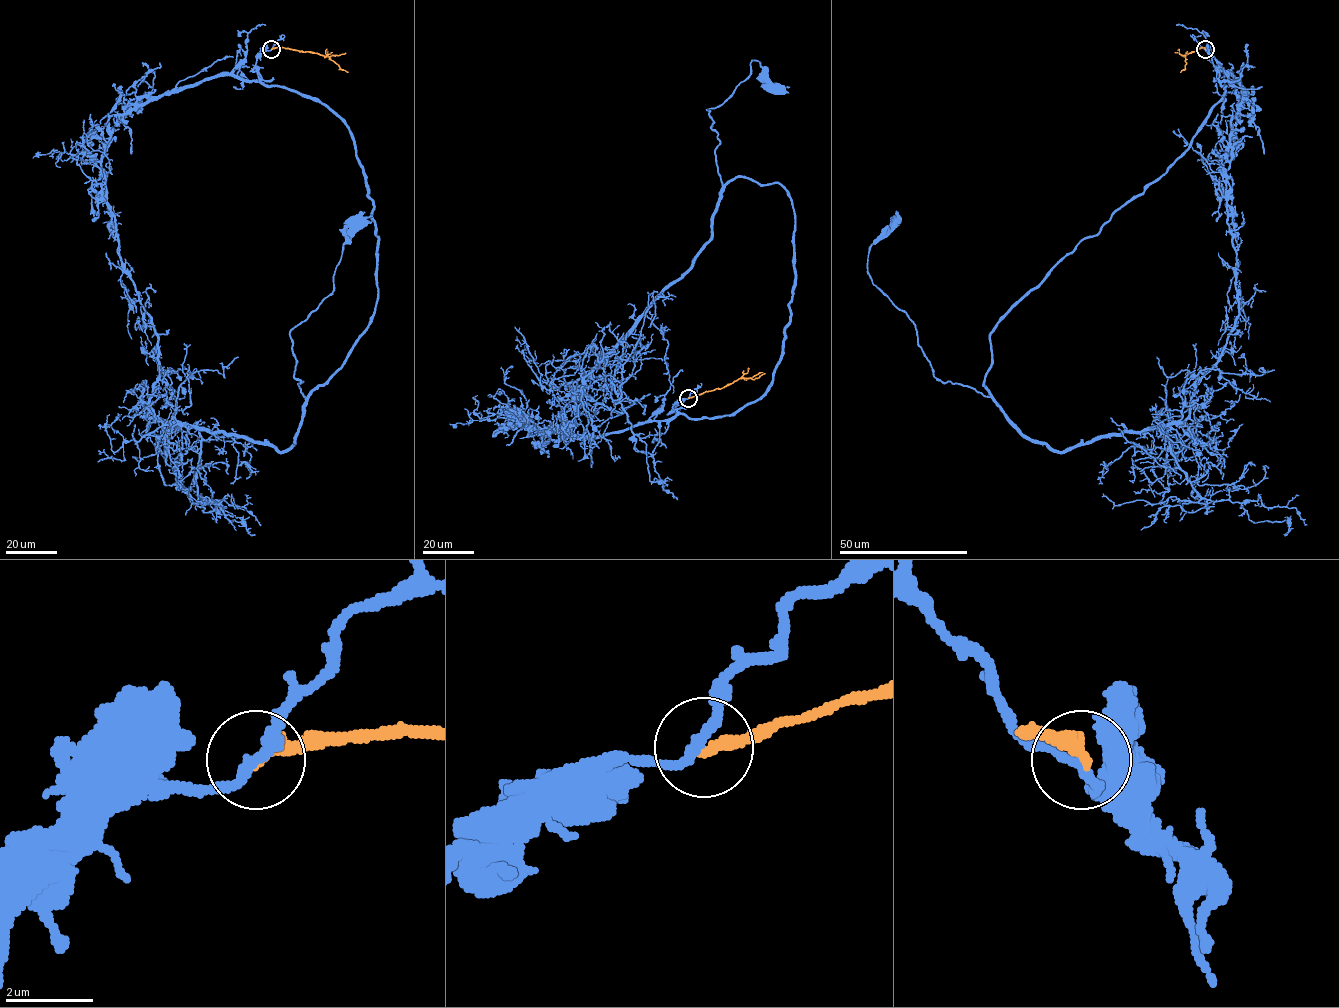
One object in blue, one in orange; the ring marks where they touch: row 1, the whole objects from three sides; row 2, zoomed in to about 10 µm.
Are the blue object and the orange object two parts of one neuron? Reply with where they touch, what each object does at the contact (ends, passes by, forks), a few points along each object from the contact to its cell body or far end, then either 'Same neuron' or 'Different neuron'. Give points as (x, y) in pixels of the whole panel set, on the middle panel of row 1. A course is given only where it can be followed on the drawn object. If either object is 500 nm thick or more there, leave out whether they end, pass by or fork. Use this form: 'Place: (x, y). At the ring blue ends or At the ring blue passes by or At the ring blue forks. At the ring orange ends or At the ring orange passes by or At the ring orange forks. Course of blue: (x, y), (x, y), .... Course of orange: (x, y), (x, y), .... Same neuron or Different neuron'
Place: (688, 398). At the ring blue passes by. At the ring orange ends. Course of blue: (689, 398), (674, 409), (732, 415), (781, 357), (789, 193), (723, 185), (707, 110), (753, 60), (770, 89). Course of orange: (689, 398), (721, 389), (739, 378), (753, 379), (765, 373). Different neuron

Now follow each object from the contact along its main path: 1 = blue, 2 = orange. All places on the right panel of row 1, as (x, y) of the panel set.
1: (1205, 49), (1222, 97), (1164, 174), (1000, 321), (992, 397), (938, 380), (873, 283), (869, 247), (896, 222)
2: (1205, 49), (1185, 55), (1185, 69), (1180, 72)

